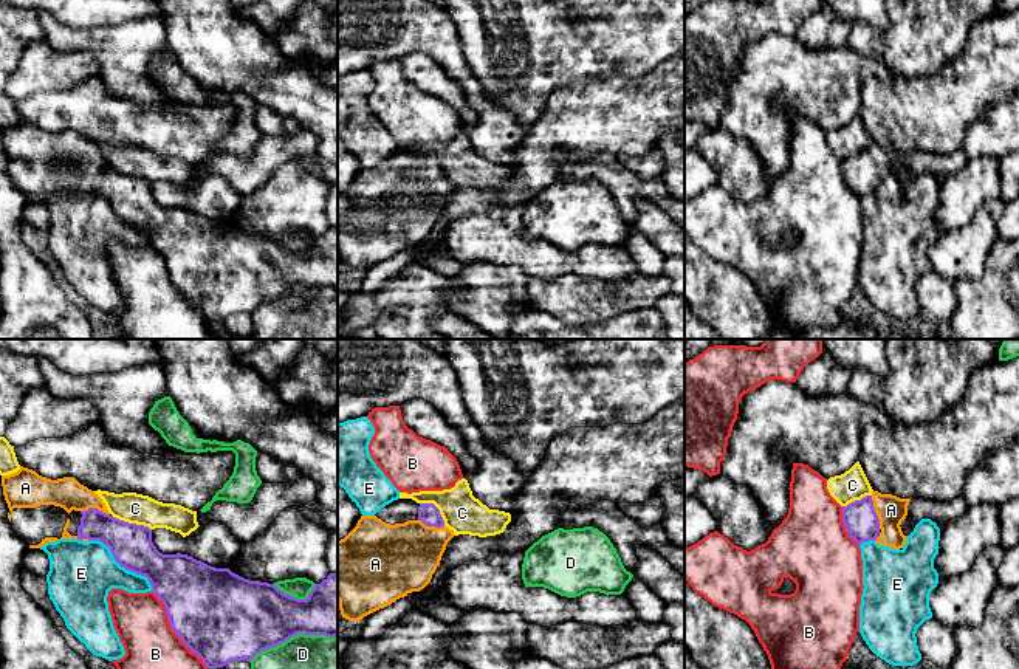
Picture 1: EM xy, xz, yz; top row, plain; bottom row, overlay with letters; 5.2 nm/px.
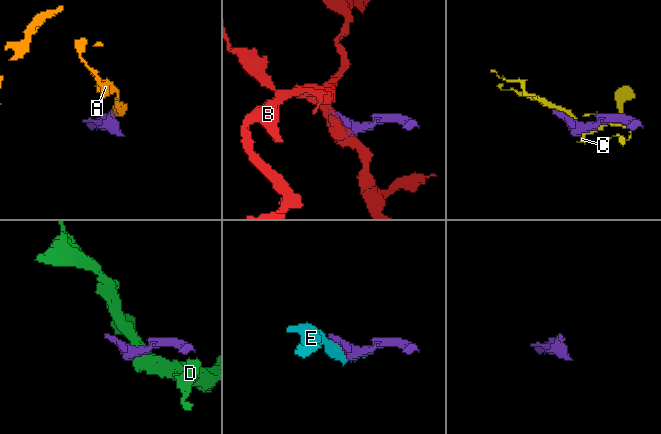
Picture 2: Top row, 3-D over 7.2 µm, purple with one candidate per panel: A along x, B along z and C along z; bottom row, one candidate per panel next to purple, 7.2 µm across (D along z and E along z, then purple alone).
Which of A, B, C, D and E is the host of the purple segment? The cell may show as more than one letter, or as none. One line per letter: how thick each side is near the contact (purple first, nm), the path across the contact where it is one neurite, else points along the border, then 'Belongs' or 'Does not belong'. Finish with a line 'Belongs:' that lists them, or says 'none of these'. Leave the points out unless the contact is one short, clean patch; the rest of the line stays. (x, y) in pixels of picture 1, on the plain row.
A: Thickness 180 nm (purple) against 160 nm. Path across: yz (860, 172), (875, 166), (891, 163). Belongs
B: Thickness 460 nm (purple) against 380 nm. Does not belong
C: Thickness 220 nm (purple) against 160 nm. Does not belong
D: Thickness 380 nm (purple) against 480 nm. Does not belong
E: Thickness 220 nm (purple) against 340 nm. Does not belong
Belongs: A

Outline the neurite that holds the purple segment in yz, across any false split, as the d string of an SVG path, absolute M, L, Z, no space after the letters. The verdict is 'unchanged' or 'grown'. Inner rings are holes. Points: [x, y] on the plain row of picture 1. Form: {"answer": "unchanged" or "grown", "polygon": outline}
{"answer": "grown", "polygon": "M872 144L870 149L842 160L842 177L858 198L875 194L900 203L907 190L900 178L907 169L909 155L911 152Z"}

